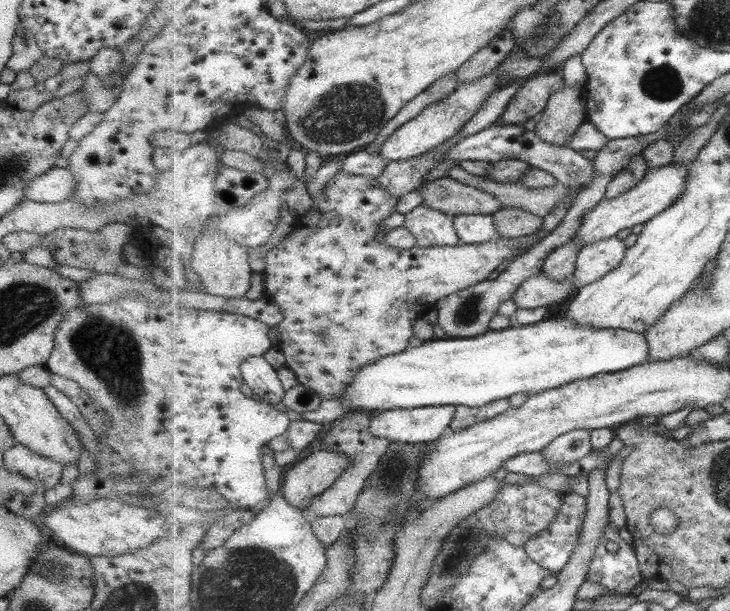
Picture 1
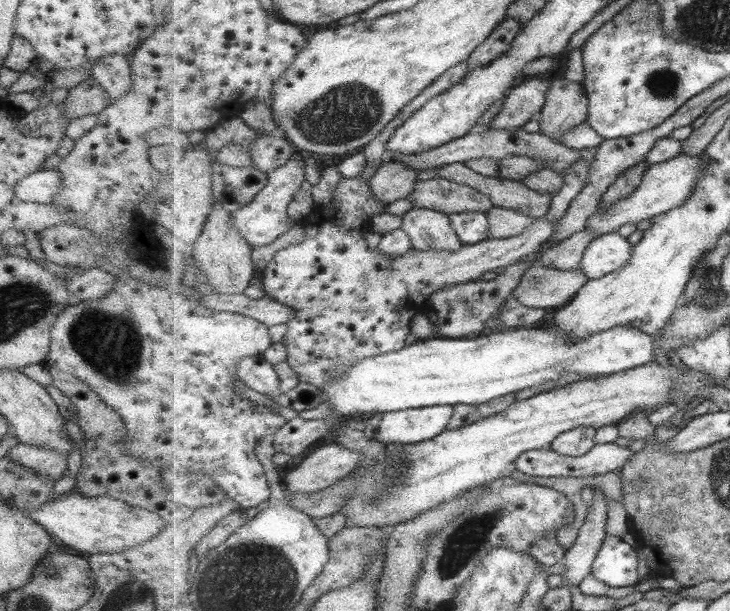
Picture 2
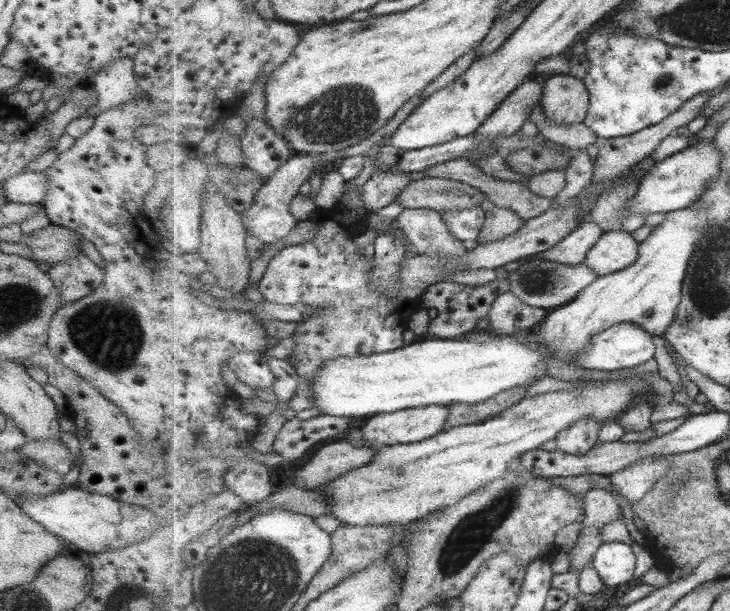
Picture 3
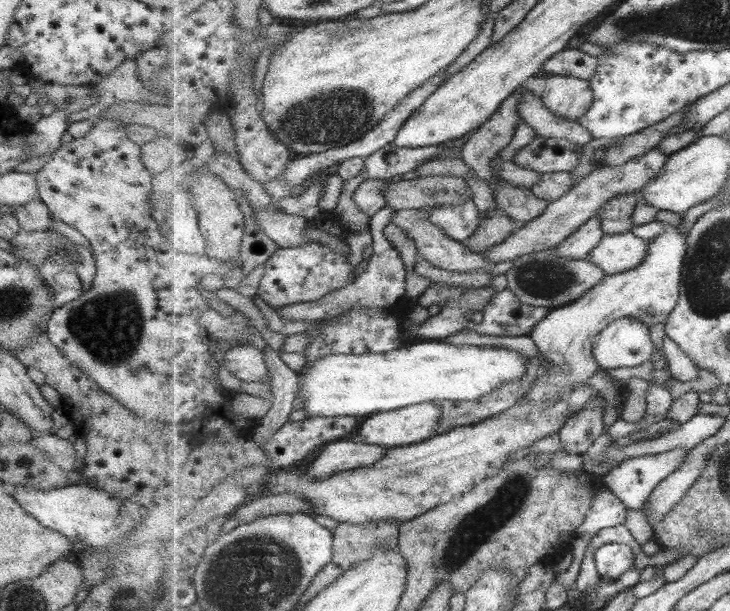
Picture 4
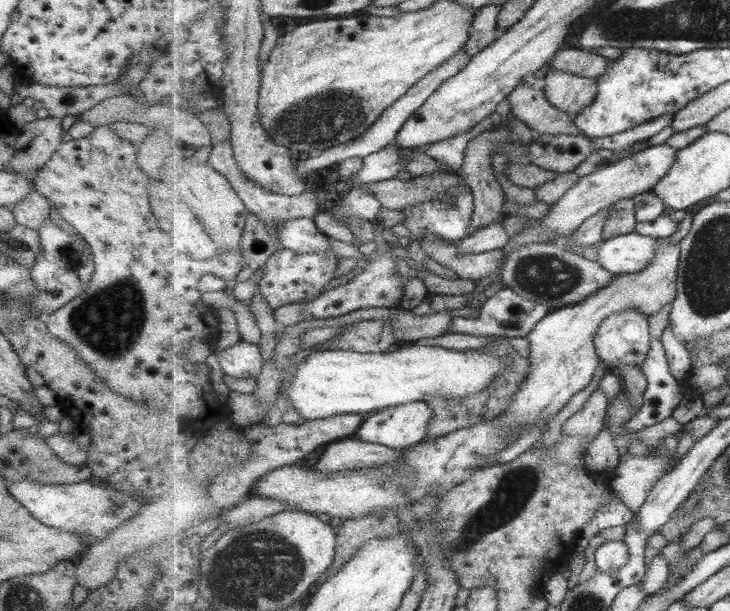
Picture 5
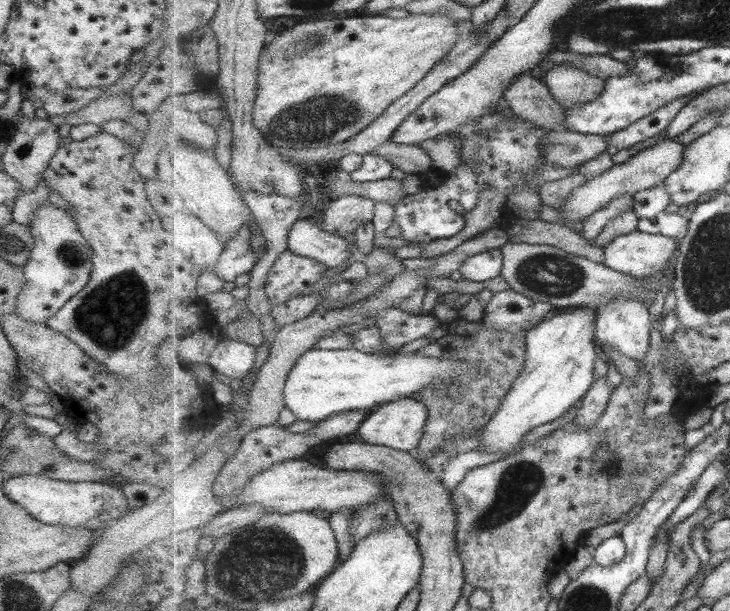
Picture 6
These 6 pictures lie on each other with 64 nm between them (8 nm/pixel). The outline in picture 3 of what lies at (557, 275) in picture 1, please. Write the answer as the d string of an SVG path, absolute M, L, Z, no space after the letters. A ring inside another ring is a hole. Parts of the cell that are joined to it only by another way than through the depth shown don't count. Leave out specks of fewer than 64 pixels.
M584 223L561 240L555 248L537 256L565 265L581 265L587 260L589 250L596 246L604 233L596 223Z

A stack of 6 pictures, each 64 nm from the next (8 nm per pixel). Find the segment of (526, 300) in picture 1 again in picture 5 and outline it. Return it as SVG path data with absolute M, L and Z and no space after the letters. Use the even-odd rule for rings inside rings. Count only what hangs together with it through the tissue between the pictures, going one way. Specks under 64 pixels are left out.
M549 243L529 245L509 253L500 276L506 287L519 297L545 304L552 310L581 304L589 300L589 296L601 292L601 288L609 288L609 284L618 277L596 261Z

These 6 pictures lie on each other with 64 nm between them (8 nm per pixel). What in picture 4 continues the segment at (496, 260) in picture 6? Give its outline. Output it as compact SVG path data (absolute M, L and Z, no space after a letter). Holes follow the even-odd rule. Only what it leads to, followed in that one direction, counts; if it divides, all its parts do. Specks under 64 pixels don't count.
M427 209L399 210L396 212L395 217L393 217L391 224L406 231L416 244L418 256L422 256L422 258L436 268L460 273L477 270L488 271L492 268L489 261L481 259L480 254L469 250L465 243L449 238L439 226L435 226L435 224L431 222L431 216L429 216L429 214L430 212Z

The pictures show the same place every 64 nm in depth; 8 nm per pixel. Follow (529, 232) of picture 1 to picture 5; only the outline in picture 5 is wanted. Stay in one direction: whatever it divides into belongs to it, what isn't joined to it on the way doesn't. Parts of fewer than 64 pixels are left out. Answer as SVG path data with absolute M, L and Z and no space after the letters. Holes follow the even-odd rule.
M493 222L485 228L473 232L467 236L463 241L457 244L461 254L477 254L489 252L496 249L503 249L509 244L511 238L505 230L503 222Z

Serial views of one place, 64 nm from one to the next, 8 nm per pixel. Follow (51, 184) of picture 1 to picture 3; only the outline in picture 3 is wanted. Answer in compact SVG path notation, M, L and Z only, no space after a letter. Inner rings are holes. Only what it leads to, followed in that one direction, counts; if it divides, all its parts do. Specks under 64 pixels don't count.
M25 171L4 180L2 193L6 202L39 205L44 200L48 178L43 171Z

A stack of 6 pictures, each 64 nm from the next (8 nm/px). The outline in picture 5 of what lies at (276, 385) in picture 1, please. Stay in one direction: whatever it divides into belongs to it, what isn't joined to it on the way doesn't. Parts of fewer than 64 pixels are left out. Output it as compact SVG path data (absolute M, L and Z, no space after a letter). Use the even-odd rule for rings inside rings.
M239 340L233 346L214 354L224 374L235 378L257 380L266 364L260 345Z

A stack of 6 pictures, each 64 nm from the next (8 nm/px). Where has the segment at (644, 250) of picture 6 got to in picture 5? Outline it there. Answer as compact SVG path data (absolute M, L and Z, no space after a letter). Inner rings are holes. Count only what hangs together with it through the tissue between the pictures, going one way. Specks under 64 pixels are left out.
M703 204L689 210L677 225L679 226L677 232L669 238L657 239L643 236L635 231L605 240L599 245L599 256L596 262L615 275L643 272L653 264L653 260L657 258L657 250L661 246L680 243L687 236L692 226L692 218L701 207Z

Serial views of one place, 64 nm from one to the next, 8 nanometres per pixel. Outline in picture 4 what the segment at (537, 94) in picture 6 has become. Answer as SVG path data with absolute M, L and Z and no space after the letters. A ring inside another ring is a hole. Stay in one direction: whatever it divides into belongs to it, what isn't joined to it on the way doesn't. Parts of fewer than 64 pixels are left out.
M526 90L520 100L522 119L536 132L536 136L554 138L555 140L572 140L575 144L589 144L594 139L588 128L578 121L553 114L541 97Z

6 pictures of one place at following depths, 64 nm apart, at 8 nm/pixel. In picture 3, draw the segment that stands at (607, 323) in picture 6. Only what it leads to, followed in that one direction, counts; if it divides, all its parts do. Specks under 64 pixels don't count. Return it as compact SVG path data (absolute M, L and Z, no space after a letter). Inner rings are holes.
M625 322L596 334L592 338L592 343L580 353L581 356L577 356L576 366L581 369L589 369L594 372L615 372L625 370L625 368L635 368L635 366L641 366L641 364L653 360L655 344L653 344L652 333L633 322Z

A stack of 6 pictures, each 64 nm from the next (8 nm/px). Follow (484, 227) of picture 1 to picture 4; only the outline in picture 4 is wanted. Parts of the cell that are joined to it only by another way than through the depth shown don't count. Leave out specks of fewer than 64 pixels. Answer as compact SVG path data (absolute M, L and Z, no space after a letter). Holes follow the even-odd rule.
M473 199L454 206L427 208L431 222L439 226L449 238L465 243L479 231L481 220L480 208Z

